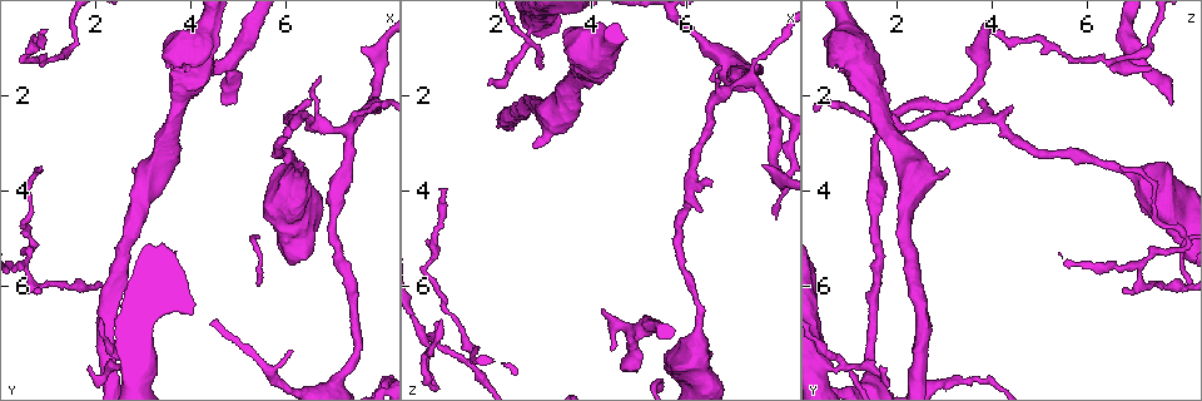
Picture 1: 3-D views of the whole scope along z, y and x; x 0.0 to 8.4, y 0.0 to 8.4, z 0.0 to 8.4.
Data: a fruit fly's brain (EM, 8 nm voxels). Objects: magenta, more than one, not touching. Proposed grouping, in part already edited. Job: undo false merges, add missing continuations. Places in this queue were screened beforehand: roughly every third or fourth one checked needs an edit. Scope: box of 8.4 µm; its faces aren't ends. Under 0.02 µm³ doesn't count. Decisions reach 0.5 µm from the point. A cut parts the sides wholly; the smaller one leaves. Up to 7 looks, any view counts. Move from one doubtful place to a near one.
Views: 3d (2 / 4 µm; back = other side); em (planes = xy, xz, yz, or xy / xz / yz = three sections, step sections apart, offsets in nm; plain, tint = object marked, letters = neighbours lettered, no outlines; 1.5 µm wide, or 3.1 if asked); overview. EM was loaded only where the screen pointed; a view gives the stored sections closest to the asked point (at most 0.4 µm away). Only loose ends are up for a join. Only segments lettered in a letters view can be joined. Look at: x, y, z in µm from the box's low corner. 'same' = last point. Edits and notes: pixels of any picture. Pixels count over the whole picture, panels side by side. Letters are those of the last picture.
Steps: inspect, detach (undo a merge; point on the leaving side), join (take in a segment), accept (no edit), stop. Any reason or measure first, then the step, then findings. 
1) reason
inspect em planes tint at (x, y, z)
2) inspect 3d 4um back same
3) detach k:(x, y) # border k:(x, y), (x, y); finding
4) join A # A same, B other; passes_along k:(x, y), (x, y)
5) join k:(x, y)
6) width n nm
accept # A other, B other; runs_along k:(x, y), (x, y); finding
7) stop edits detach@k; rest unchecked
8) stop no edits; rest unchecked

thin end
inspect 3d 2um at (6.45, 2.10, 3.80)

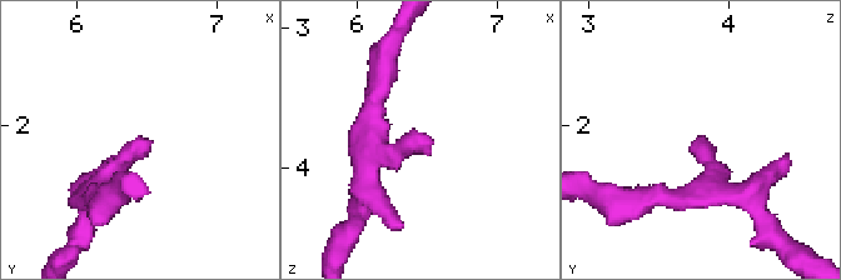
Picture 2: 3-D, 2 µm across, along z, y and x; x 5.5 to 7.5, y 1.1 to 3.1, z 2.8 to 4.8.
inspect em planes letters at (6.52, 2.12, 3.78)

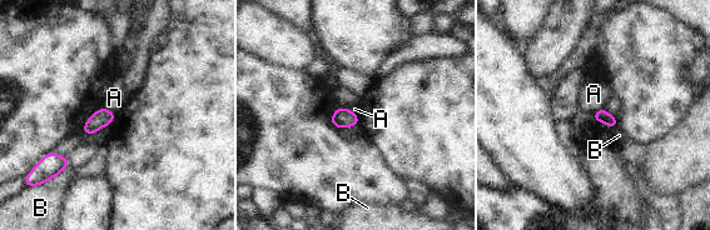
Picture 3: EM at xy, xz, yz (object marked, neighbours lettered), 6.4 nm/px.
accept # A other, B other; border 3:(102, 106), (114, 114); no lettered segment goes on from it

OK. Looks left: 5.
inspect 3d 4um at (2.65, 7.75, 0.85)

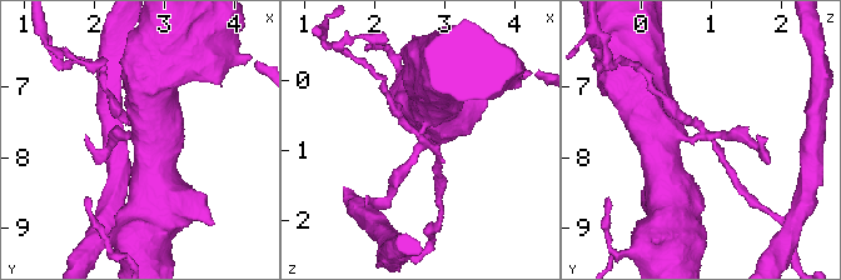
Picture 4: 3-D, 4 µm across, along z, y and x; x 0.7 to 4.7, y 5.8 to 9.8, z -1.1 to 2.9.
inspect em planes plain at (2.70, 7.70, 0.85)

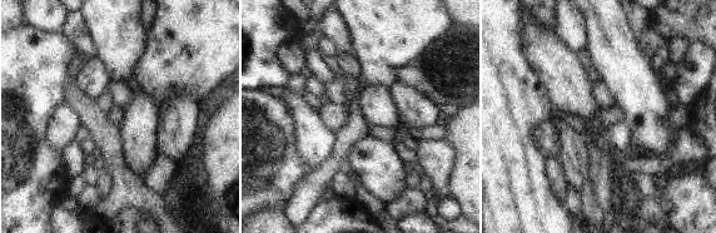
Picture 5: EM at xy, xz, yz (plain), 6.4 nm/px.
inspect em planes letters same

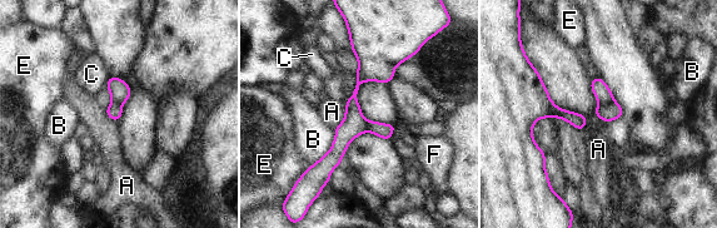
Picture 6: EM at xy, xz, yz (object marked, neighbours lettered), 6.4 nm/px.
width 130 nm
detach 6:(602, 93) # A other, B other, C other, E other, F other; border 6:(613, 100), (608, 104), (600, 104); two neurons meet here

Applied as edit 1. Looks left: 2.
stop edits detach@6; rest unchecked

